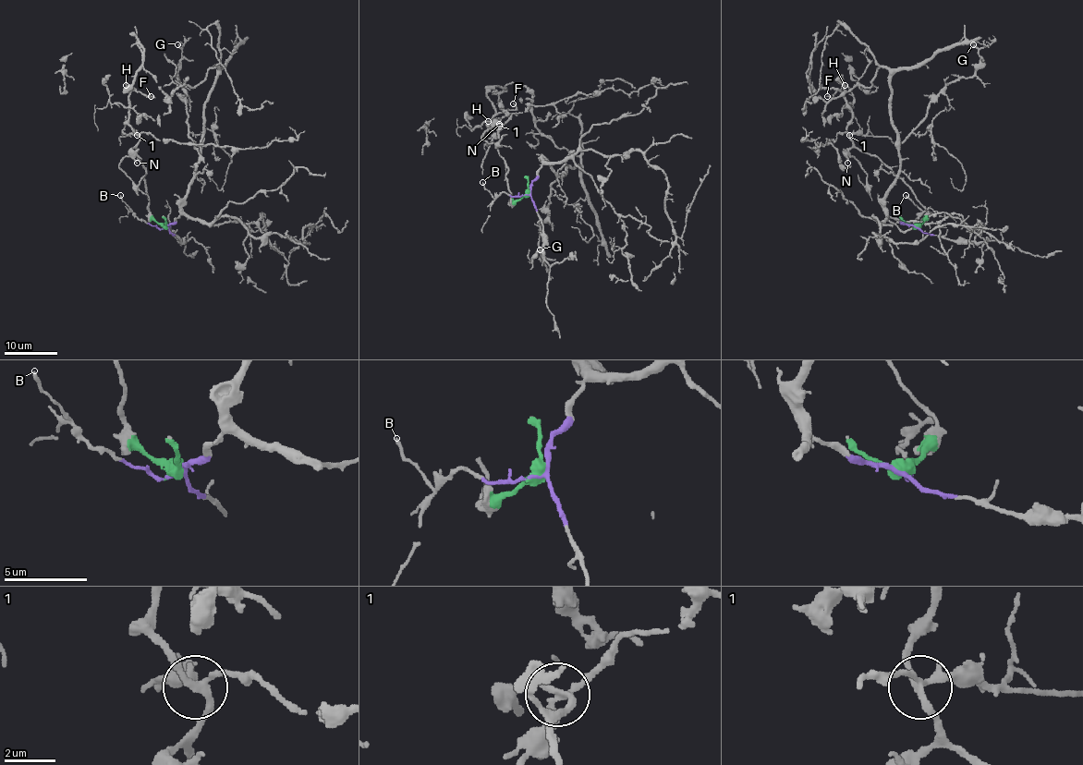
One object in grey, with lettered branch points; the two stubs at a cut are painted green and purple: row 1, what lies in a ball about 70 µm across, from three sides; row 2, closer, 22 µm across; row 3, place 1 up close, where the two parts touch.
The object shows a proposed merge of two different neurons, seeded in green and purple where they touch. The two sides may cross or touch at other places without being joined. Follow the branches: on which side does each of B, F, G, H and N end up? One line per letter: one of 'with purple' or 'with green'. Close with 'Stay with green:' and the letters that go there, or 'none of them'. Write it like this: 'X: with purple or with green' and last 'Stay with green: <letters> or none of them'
B: with purple
F: with green
G: with purple
H: with green
N: with green
Stay with green: F, H, N

